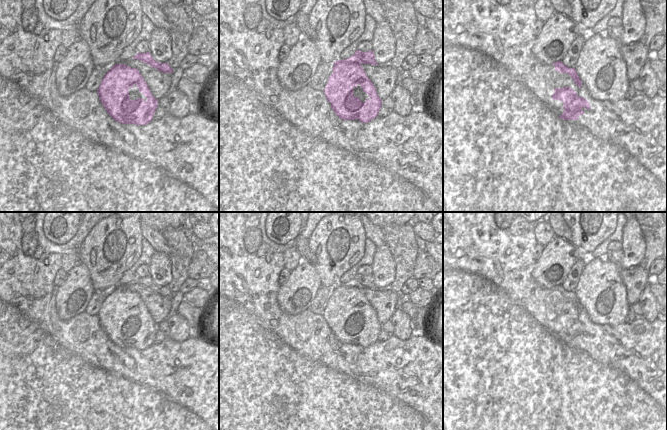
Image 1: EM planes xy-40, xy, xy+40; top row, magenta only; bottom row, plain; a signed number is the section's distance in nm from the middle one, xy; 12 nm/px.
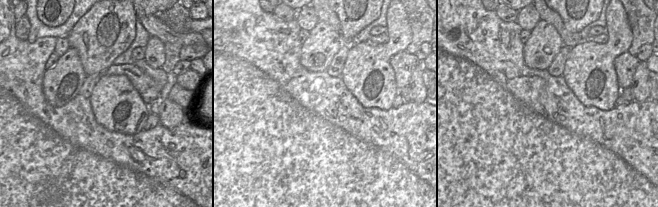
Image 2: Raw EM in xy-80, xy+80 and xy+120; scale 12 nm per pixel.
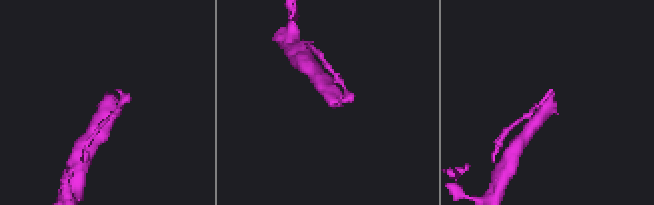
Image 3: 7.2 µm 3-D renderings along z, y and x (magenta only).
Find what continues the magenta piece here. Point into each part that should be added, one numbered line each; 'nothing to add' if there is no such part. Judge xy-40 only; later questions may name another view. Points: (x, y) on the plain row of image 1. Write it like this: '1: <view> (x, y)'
1: xy-40 (158, 306).

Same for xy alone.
1: xy (383, 301).

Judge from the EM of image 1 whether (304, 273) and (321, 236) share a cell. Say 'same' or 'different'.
different

